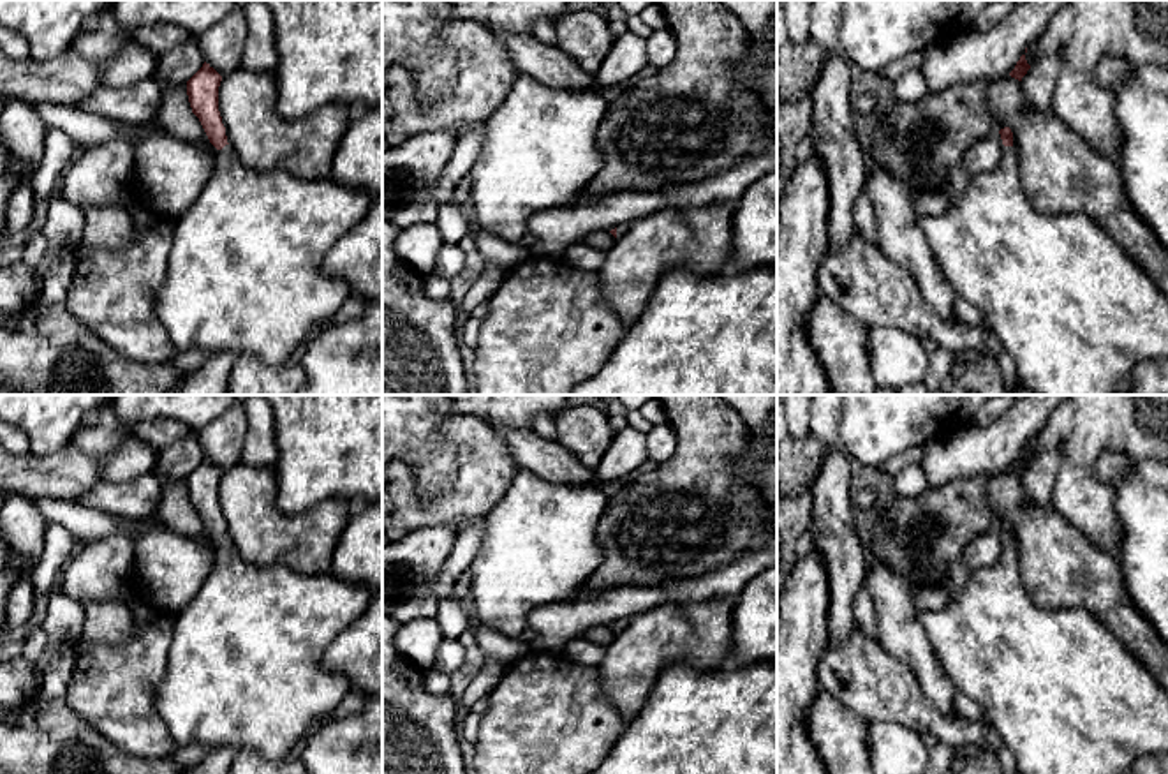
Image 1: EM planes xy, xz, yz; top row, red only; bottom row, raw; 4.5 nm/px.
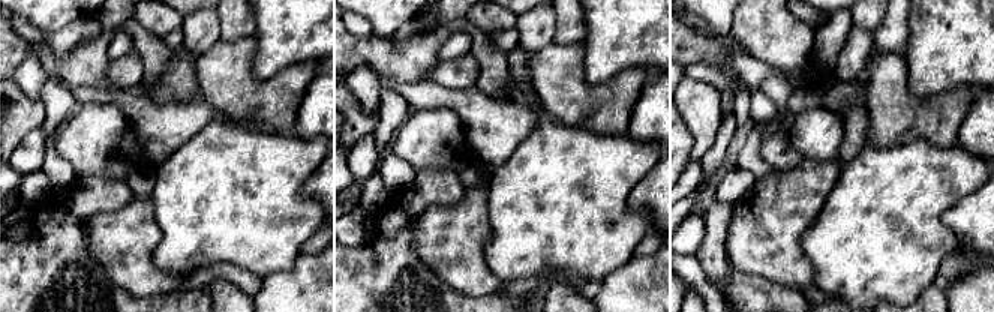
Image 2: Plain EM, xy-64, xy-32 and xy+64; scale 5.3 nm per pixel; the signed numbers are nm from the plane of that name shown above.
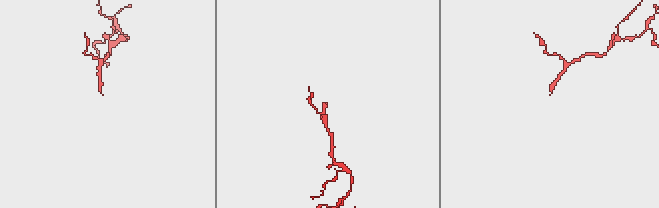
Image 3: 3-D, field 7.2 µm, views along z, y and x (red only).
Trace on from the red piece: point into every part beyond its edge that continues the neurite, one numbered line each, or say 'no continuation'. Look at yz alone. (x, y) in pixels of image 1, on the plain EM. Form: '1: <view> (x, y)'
1: yz (1066, 697)

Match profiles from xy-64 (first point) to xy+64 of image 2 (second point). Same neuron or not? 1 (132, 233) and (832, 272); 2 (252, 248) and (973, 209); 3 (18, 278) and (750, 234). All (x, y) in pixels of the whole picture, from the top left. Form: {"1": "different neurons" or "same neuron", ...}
{"1": "different neurons", "2": "different neurons", "3": "different neurons"}

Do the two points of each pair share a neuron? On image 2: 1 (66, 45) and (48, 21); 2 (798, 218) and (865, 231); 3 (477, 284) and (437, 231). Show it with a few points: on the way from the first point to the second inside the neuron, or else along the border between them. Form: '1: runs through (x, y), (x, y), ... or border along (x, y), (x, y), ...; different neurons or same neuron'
1: border along (21, 17), (45, 32), (56, 32), (87, 17); different neurons
2: border along (831, 189), (817, 219), (802, 234), (805, 255); different neurons
3: runs through (467, 270), (449, 245); same neuron

